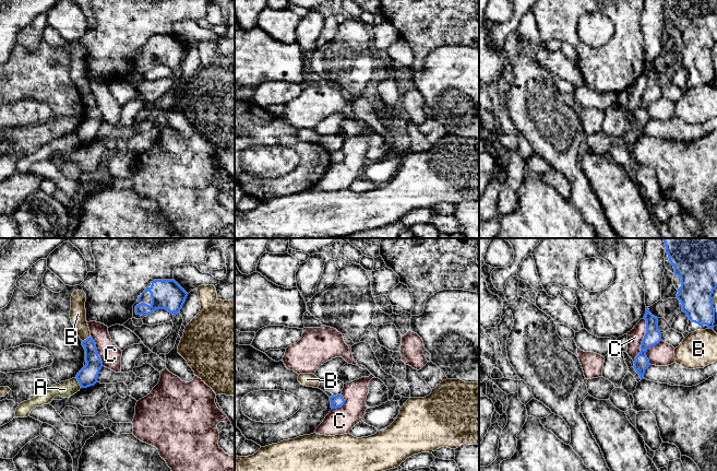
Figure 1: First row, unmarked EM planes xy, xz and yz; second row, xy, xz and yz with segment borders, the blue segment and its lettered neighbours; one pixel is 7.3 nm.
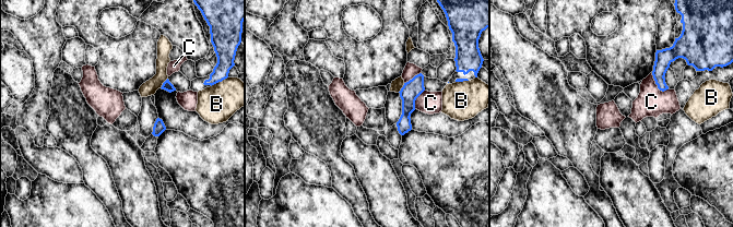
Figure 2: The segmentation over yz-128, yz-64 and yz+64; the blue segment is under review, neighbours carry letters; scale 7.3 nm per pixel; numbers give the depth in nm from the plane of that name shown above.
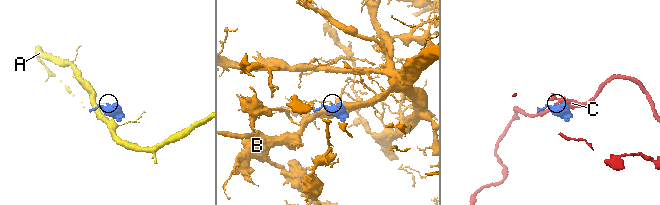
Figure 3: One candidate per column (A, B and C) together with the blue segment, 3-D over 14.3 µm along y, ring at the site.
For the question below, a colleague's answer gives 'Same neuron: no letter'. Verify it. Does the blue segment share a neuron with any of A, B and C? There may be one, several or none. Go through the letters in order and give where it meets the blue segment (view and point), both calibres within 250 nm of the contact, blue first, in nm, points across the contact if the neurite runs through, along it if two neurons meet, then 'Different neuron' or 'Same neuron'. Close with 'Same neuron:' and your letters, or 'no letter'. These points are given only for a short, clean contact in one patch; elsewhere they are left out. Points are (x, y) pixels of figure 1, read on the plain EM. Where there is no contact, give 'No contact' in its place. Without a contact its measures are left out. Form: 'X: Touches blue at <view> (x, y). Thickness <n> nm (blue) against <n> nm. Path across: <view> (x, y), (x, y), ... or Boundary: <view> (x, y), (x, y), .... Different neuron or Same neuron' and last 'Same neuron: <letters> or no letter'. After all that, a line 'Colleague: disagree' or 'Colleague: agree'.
A: Touches blue at xy (79, 138). Thickness 140 nm (blue) against 120 nm. Boundary: xy (75, 133), (81, 142). Different neuron
B: Touches blue at xy (86, 94). Thickness 130 nm (blue) against 130 nm. Different neuron
C: Touches blue at yz (643, 95). Thickness 120 nm (blue) against 120 nm. Boundary: yz (644, 73), (645, 90), (641, 99), (641, 106), (633, 116). Different neuron
Same neuron: no letter
Colleague: agree

